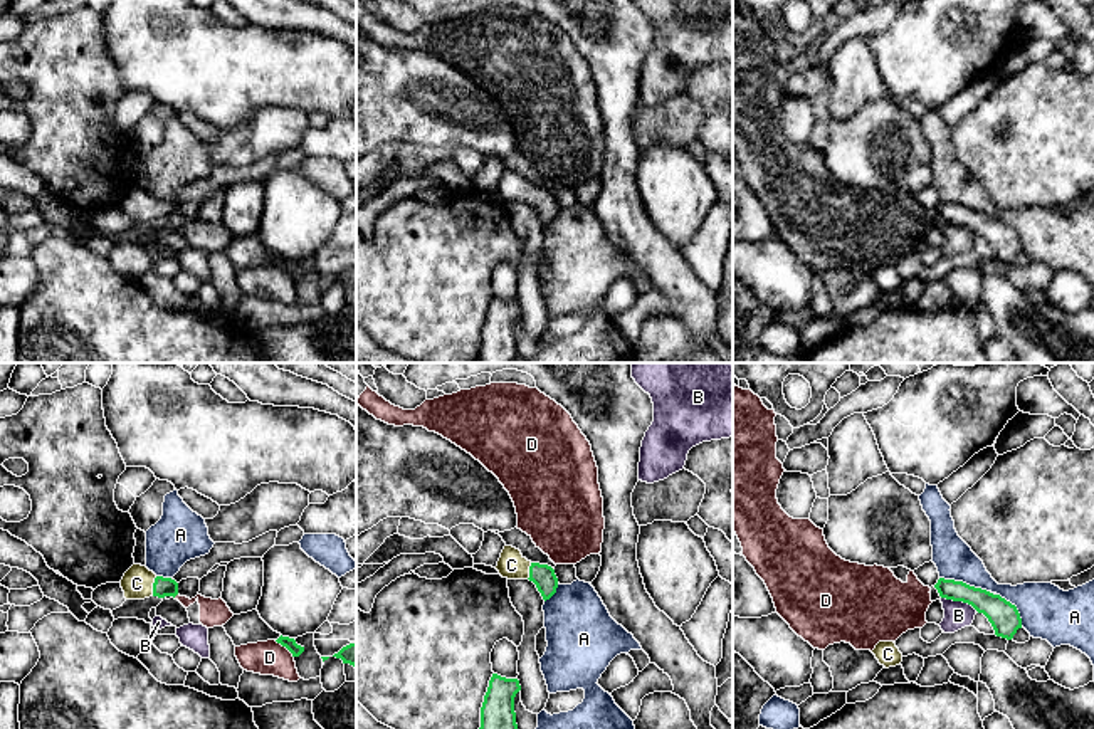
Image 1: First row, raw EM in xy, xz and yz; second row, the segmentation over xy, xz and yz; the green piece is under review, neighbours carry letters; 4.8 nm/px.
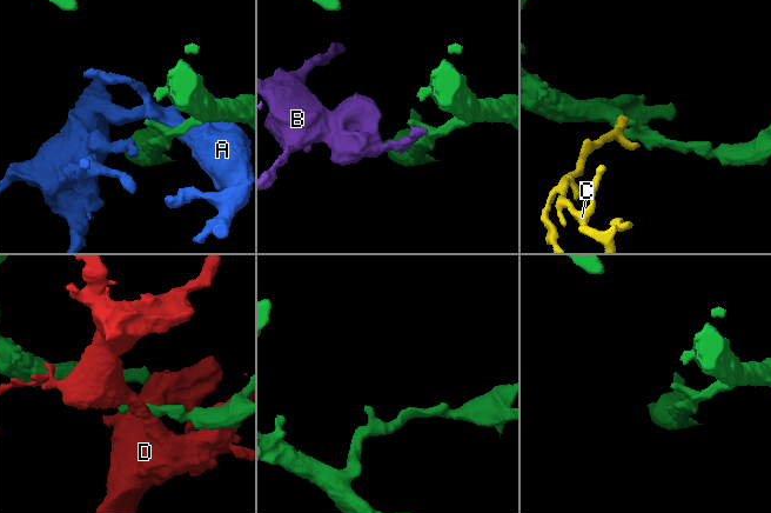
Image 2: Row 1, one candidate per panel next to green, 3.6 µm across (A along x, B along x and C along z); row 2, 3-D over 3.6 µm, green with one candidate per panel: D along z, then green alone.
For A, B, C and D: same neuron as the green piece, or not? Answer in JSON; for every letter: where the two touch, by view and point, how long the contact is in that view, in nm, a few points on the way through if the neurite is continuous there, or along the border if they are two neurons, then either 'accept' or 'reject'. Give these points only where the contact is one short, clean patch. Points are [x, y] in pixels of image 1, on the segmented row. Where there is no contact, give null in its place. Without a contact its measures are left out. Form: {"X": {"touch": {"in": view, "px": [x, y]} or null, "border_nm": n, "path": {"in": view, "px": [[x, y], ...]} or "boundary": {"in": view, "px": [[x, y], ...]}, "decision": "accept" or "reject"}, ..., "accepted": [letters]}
{"A": {"touch": {"in": "yz", "px": [965, 583]}, "border_nm": 260, "decision": "reject"}, "B": {"touch": {"in": "yz", "px": [960, 600]}, "border_nm": 190, "decision": "reject"}, "C": {"touch": {"in": "xy", "px": [153, 587]}, "border_nm": 100, "path": {"in": "xy", "px": [[163, 587], [153, 587], [136, 583]]}, "decision": "accept"}, "D": {"touch": {"in": "xy", "px": [284, 645]}, "border_nm": 130, "decision": "reject"}, "accepted": ["C"]}

